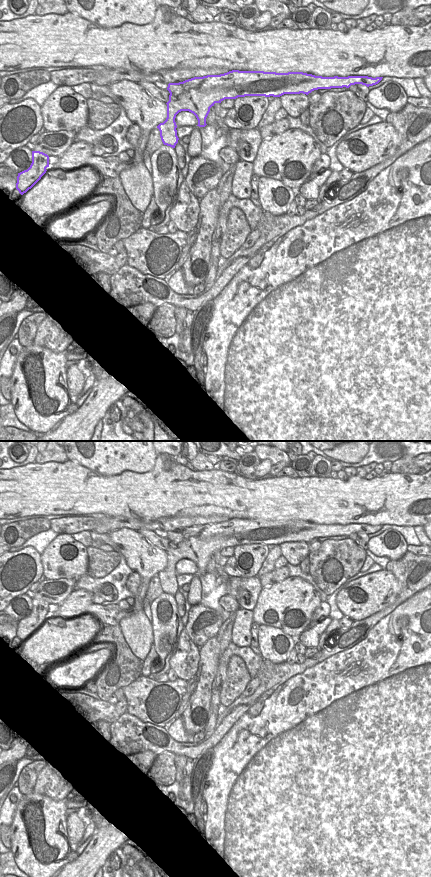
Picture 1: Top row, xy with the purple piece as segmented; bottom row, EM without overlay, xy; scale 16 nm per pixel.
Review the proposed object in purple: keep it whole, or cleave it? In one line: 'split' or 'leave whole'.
leave whole

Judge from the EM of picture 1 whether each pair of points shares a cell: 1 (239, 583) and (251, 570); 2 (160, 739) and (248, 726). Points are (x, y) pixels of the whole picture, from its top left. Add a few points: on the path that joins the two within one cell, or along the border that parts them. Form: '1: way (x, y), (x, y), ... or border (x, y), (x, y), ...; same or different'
1: border (256, 575), (241, 577); different
2: border (246, 712), (214, 746); different

